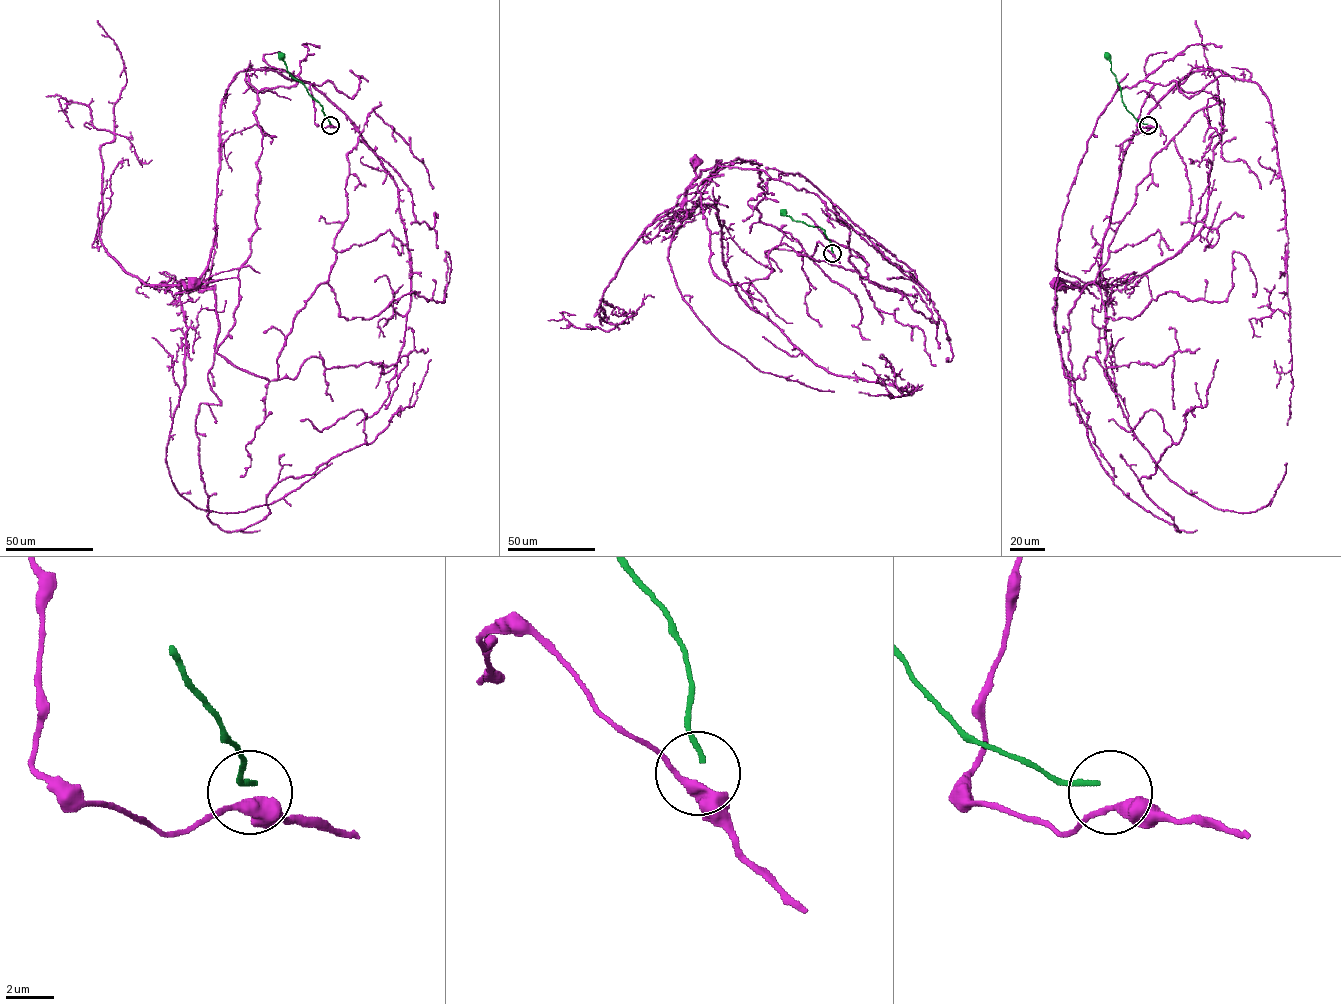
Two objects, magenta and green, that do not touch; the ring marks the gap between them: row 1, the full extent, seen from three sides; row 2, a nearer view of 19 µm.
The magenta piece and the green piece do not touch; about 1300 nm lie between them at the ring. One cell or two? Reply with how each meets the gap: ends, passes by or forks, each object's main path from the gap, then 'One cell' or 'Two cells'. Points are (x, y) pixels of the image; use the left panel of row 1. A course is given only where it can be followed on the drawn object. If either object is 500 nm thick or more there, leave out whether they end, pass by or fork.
At the ring magenta passes by. At the ring green ends. Course of magenta: (330, 125), (315, 123), (307, 83), (257, 93), (250, 255), (237, 277), (184, 283), (193, 288), (191, 281). Course of green: (330, 124), (321, 105), (287, 70), (281, 55). Two cells

